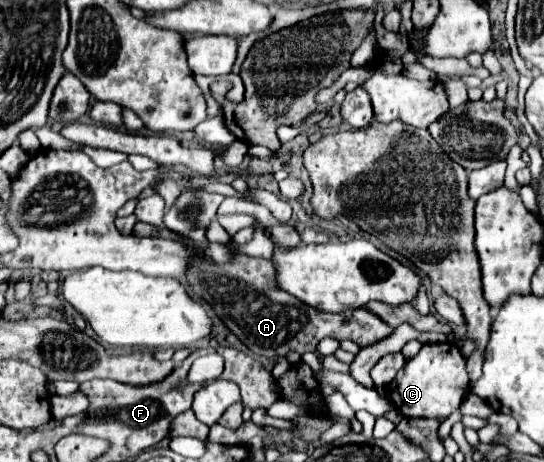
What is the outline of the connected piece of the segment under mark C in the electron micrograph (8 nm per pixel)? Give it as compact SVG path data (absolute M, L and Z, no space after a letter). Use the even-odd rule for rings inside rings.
M442 342L424 344L416 356L408 358L388 386L388 396L392 406L406 418L446 418L462 404L466 390L466 358L454 342Z

